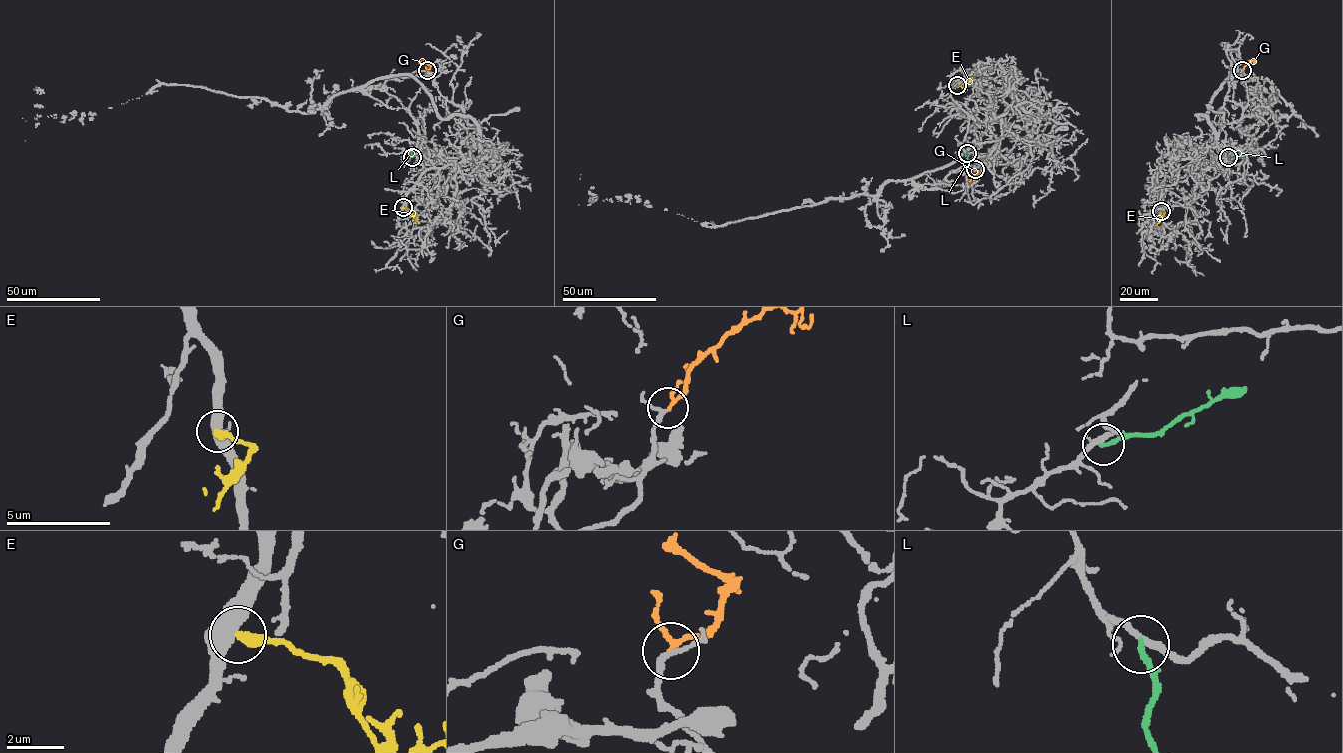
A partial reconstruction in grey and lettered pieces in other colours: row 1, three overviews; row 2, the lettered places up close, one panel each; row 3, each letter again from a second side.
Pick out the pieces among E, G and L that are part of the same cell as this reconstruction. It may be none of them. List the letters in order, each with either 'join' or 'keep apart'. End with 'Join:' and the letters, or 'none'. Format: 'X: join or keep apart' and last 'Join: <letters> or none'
E: keep apart
G: join
L: keep apart
Join: G

